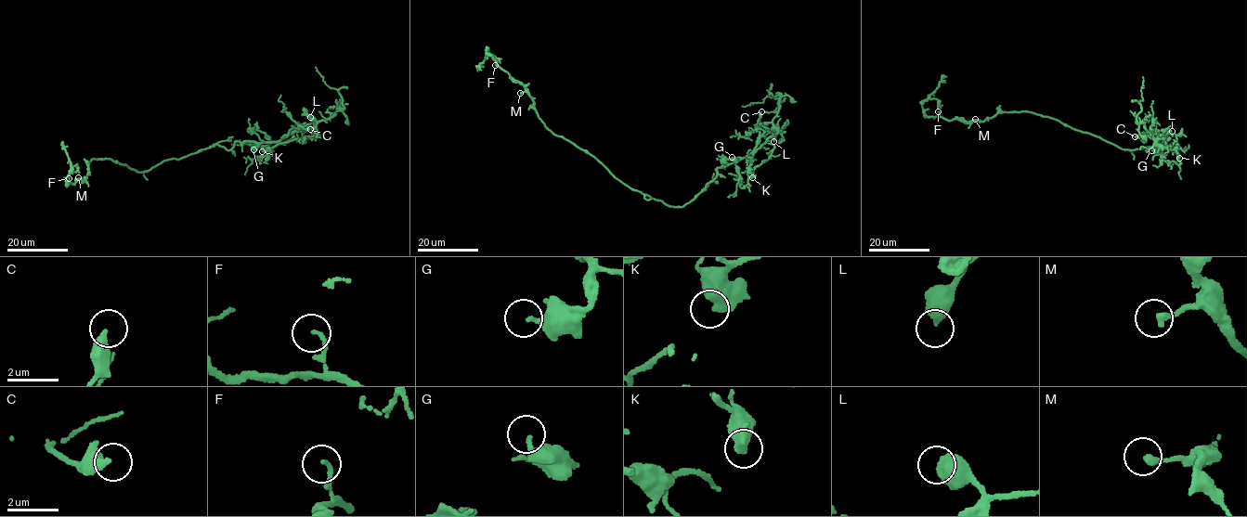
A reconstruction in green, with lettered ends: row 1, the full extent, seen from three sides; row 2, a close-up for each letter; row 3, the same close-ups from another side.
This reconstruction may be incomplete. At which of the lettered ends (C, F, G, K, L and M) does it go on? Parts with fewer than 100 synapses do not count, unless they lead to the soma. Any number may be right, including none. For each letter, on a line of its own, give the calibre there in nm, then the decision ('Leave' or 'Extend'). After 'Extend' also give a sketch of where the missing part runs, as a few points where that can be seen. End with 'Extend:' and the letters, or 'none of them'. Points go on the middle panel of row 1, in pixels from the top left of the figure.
C: Thickness 400 nm. Leave
F: Thickness 160 nm. Leave
G: Thickness 260 nm. Leave
K: Thickness 550 nm. Leave
L: Thickness 500 nm. Leave
M: Thickness 240 nm. Leave
Extend: none of them

